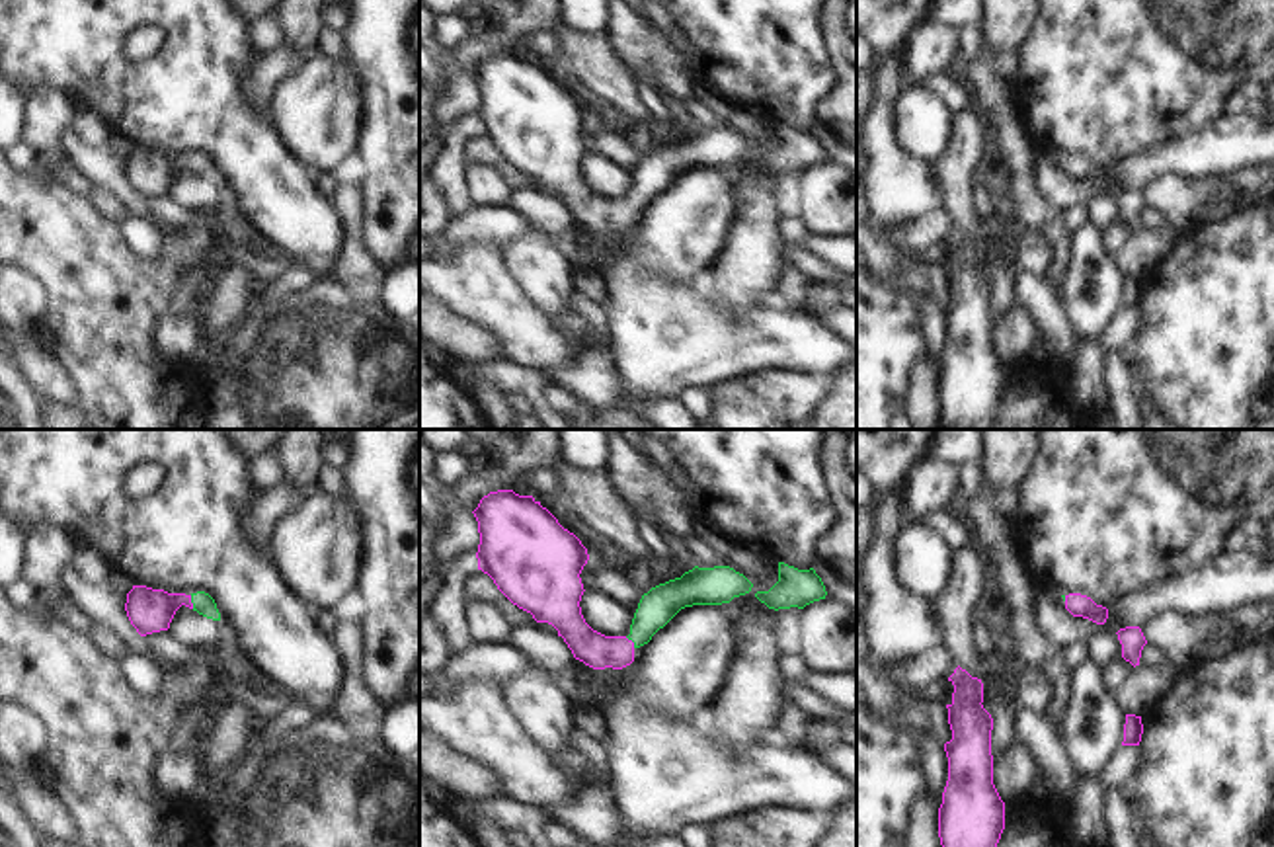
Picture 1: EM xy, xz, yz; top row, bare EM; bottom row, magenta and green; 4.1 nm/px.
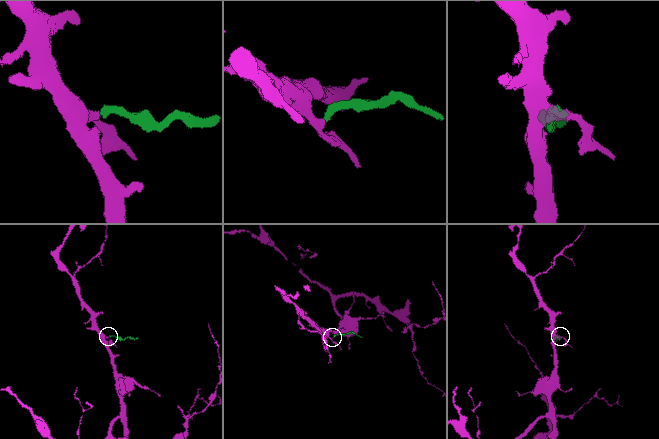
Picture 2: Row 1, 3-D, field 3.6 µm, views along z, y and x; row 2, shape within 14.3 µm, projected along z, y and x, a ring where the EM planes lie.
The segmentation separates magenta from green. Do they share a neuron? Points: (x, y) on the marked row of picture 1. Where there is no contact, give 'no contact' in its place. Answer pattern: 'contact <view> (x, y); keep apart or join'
contact xy (190, 602); join

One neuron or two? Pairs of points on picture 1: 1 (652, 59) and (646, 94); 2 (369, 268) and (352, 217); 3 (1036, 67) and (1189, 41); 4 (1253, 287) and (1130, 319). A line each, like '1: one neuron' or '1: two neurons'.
1: two neurons
2: one neuron
3: one neuron
4: two neurons

